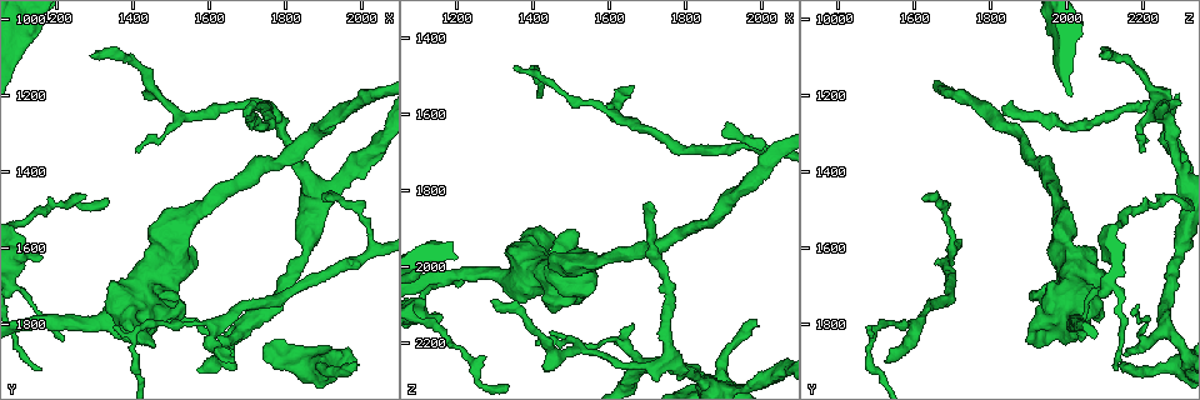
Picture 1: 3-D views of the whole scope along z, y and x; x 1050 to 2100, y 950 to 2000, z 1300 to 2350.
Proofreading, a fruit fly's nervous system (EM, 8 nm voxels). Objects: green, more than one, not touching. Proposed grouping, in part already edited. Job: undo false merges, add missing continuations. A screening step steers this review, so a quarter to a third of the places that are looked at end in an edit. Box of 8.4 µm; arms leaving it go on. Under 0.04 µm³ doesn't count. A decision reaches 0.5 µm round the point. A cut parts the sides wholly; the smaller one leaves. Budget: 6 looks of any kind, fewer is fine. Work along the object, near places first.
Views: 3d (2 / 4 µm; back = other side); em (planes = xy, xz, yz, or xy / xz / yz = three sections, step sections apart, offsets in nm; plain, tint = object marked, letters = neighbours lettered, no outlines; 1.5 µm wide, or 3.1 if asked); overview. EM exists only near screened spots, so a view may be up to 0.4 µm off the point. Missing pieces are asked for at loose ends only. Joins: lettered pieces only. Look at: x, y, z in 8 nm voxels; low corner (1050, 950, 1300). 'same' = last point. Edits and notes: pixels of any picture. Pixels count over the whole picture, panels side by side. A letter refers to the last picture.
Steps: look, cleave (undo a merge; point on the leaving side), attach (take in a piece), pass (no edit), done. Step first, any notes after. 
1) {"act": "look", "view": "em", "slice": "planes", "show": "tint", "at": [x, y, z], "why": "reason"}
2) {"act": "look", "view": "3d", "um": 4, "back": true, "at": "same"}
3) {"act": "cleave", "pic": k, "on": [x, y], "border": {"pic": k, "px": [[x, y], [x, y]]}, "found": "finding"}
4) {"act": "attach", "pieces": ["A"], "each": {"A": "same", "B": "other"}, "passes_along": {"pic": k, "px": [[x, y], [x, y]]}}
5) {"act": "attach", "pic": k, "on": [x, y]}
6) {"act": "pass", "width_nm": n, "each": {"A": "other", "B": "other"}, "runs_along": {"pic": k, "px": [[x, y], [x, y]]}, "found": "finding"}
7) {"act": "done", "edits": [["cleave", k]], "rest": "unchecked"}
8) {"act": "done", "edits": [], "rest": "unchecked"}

{"act": "look", "view": "em", "slice": "xy", "step": 4, "show": "tint", "at": [1170, 1795, 2030], "why": "thick turns thin"}

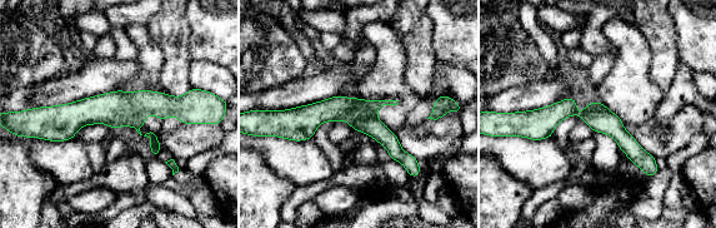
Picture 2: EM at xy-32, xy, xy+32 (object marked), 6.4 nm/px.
{"act": "look", "view": "em", "slice": "planes", "show": "letters", "at": "same", "why": "cut it another way"}

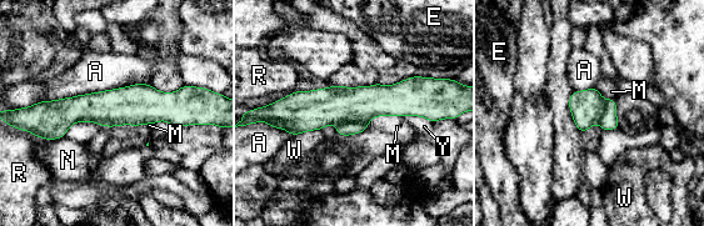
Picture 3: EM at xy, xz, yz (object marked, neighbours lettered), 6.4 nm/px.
{"act": "cleave", "pic": 3, "on": [344, 129], "width_nm": 220, "each": {"A": "other", "E": "other", "M": "other", "N": "other", "R": "other", "W": "other", "Y": "other"}, "border": {"pic": 3, "px": [[338, 121], [367, 122]]}, "found": "a second cell is stuck on"}

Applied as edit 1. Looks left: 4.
{"act": "look", "view": "overview", "why": "see it whole again"}

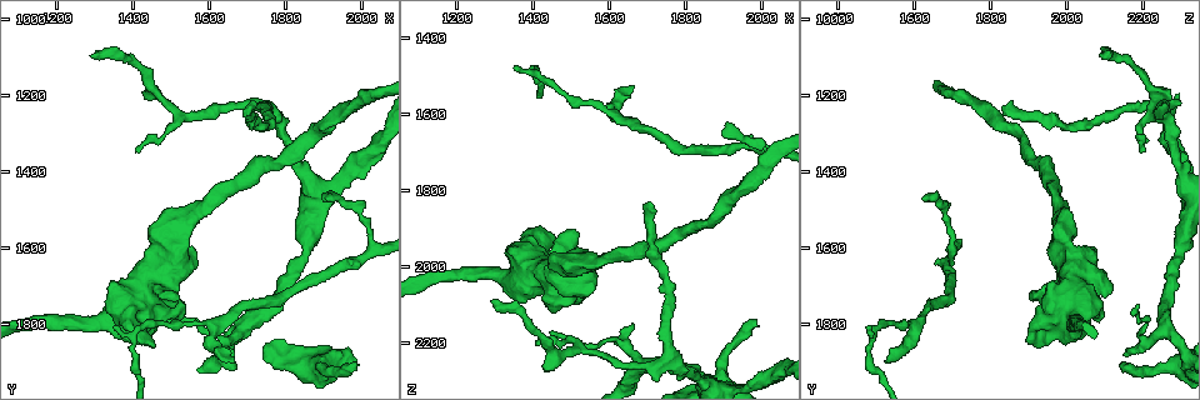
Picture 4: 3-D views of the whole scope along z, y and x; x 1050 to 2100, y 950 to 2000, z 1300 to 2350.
{"act": "look", "view": "3d", "um": 2, "at": [1405, 1345, 2205], "why": "thin end"}

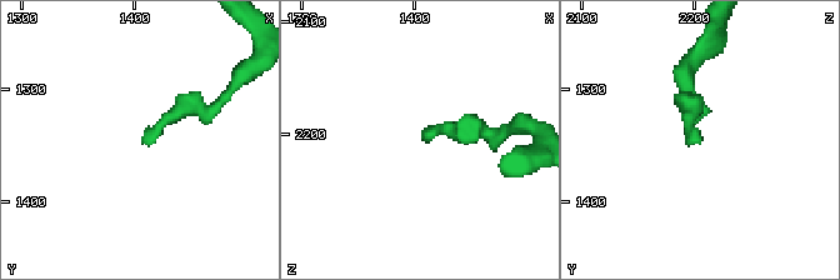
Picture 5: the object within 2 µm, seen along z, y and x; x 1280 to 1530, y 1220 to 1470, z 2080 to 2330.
{"act": "look", "view": "em", "slice": "yz", "step": 8, "show": "letters", "at": [1406, 1348, 2202], "why": "shape alone is not enough"}

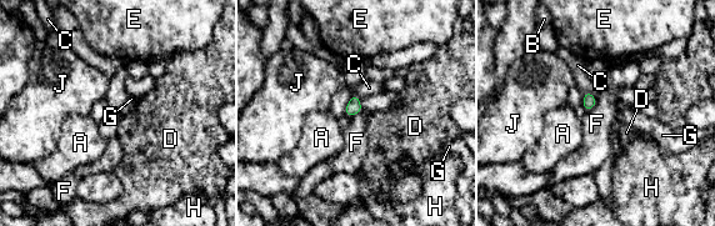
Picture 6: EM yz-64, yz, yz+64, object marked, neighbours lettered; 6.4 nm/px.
{"act": "pass", "width_nm": 90, "each": {"A": "other", "B": "other", "C": "other", "D": "other", "E": "other", "F": "other", "G": "other", "H": "other", "J": "other"}, "border": {"pic": 6, "px": [[596, 96], [595, 105], [586, 112]]}, "found": "none of them fits"}

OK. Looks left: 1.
{"act": "done", "edits": [["cleave", 3]], "rest": "unchecked"}

